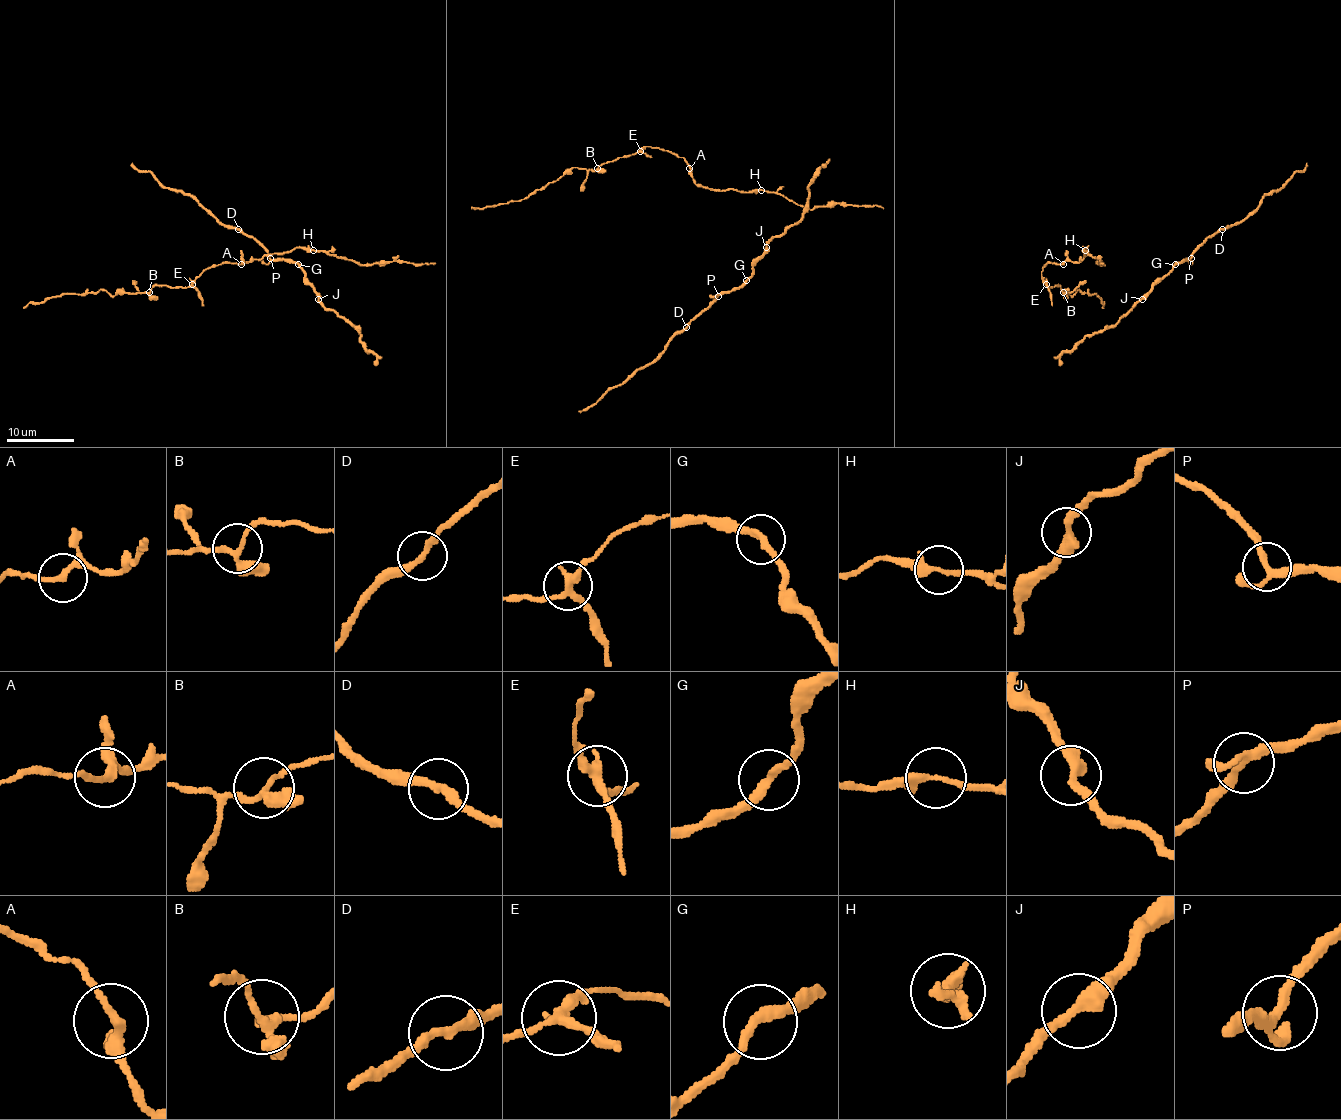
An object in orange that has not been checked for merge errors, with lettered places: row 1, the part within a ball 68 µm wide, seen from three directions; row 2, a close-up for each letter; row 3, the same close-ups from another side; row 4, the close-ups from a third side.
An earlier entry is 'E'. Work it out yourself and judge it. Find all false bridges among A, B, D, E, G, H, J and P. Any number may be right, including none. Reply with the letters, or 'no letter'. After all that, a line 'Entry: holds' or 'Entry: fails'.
E
Entry: holds

